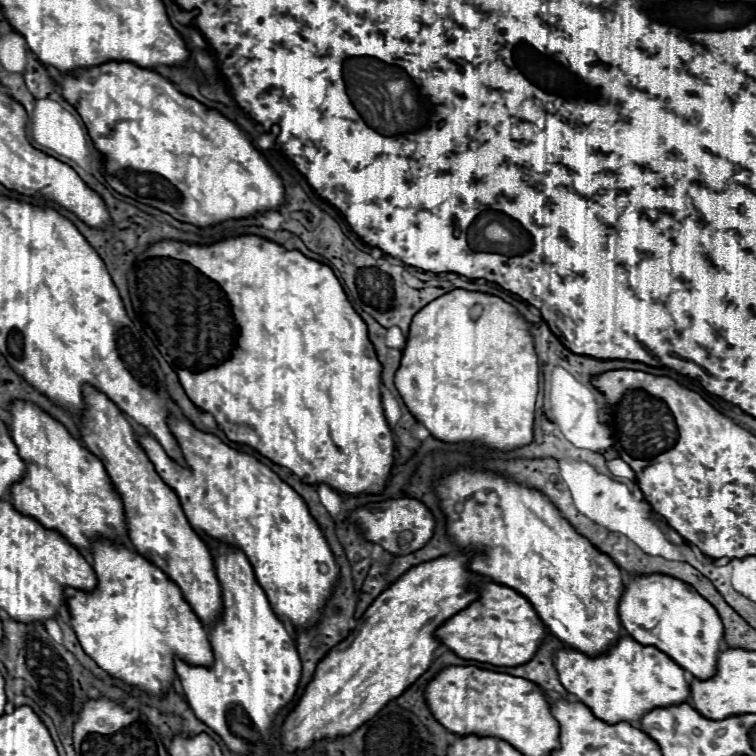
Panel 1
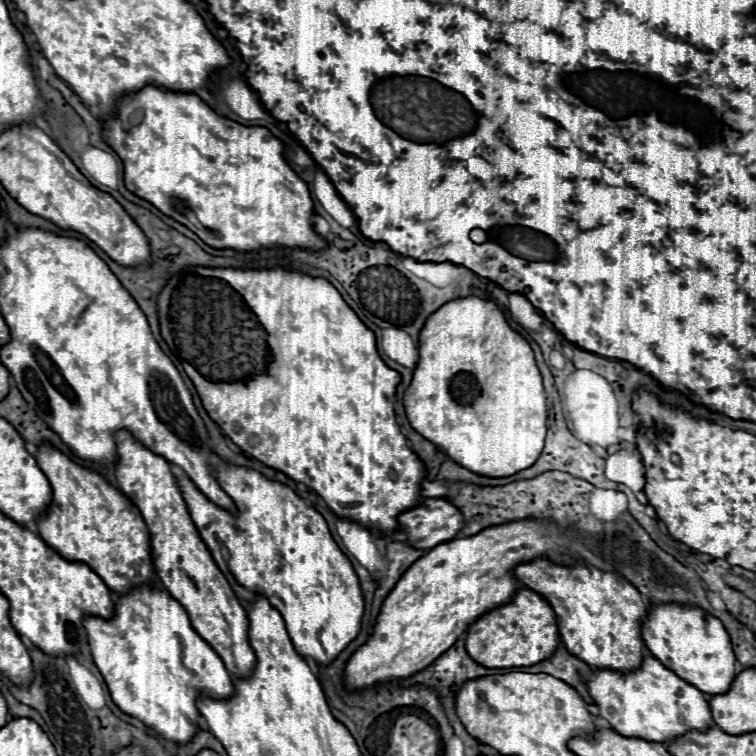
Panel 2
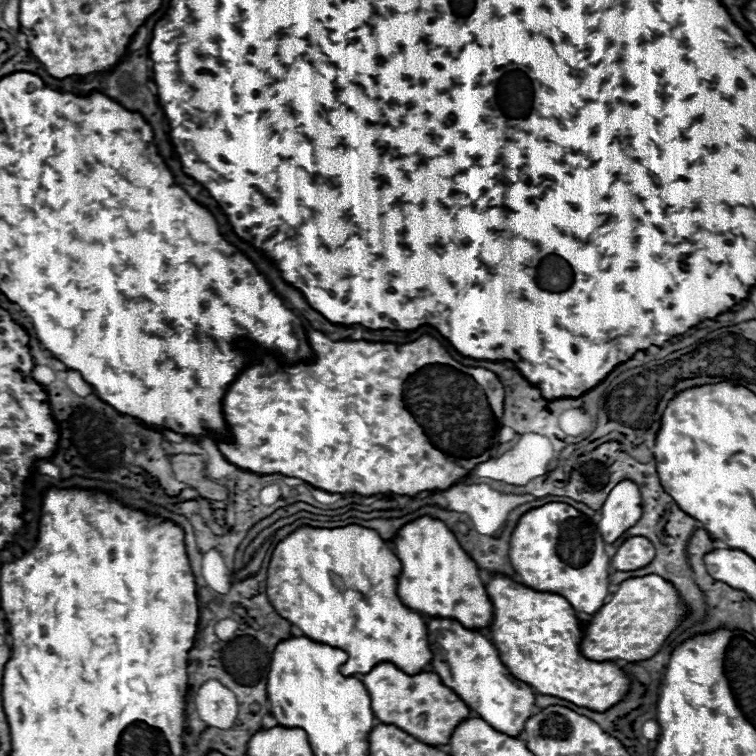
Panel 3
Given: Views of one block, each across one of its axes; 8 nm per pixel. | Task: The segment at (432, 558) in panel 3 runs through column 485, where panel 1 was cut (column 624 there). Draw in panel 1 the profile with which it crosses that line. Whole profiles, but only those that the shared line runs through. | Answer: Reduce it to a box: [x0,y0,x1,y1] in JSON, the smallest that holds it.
[618,576,724,680]

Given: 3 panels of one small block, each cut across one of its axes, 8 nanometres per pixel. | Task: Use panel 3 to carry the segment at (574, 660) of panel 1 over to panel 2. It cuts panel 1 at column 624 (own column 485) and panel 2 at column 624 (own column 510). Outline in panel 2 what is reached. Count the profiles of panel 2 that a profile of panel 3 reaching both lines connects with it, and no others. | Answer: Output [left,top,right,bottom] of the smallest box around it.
[588,654,714,744]

